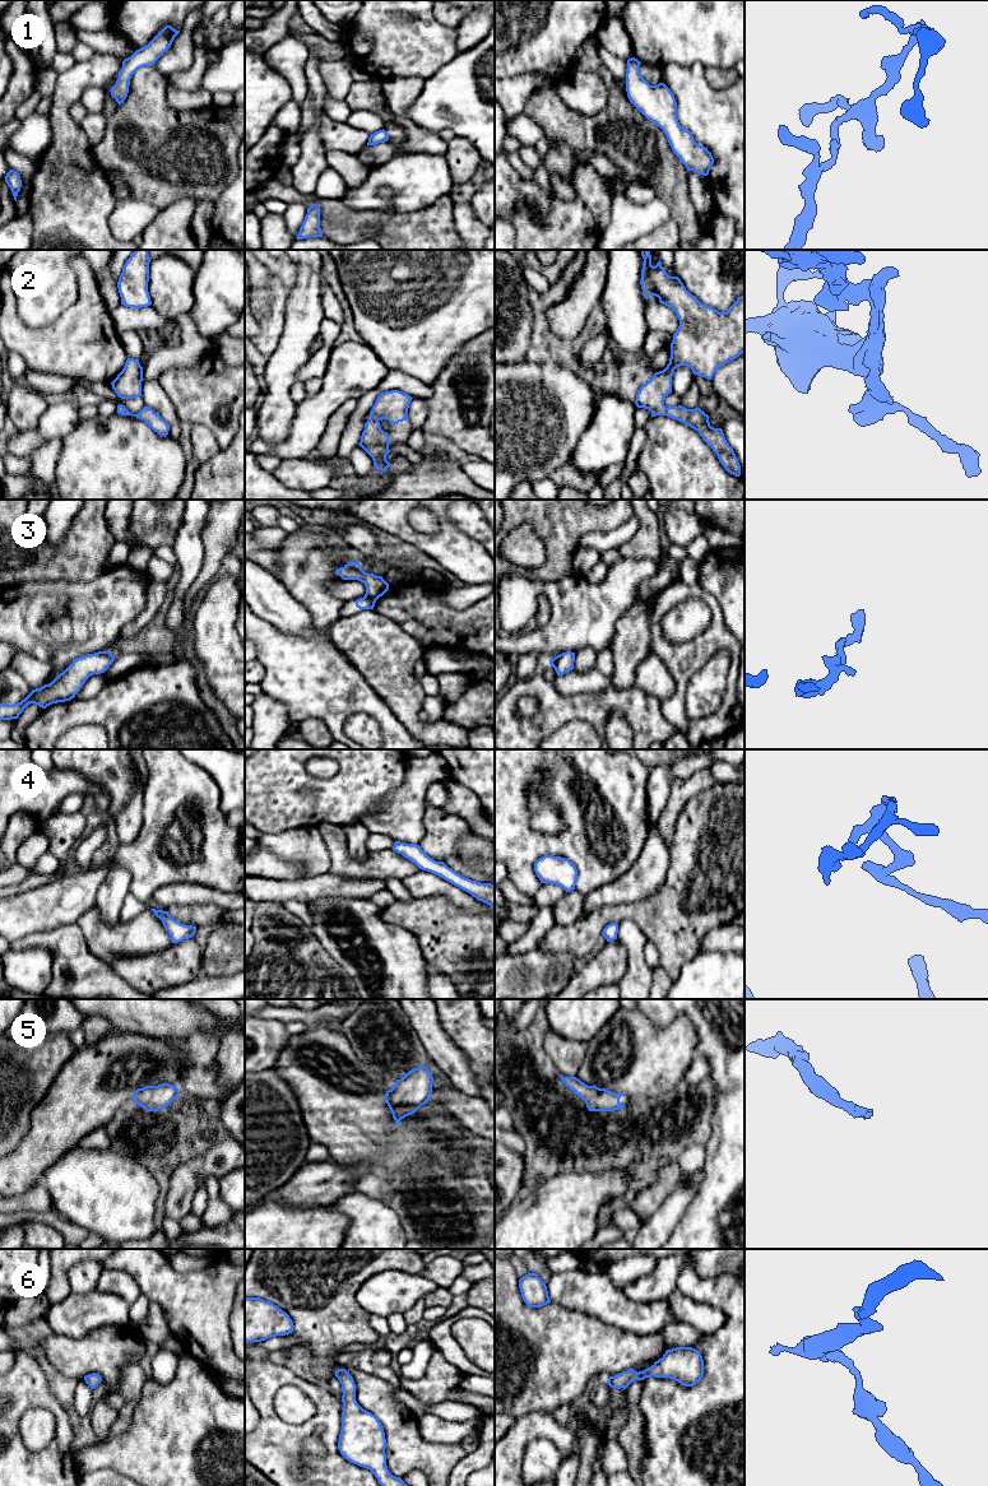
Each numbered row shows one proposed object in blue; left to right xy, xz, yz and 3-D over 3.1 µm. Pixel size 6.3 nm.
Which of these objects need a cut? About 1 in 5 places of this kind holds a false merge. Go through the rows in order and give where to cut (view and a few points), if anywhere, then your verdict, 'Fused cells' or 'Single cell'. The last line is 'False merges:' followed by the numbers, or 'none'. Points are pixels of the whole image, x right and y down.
1: No split. Single cell
2: No split. Single cell
3: No split. Single cell
4: No split. Single cell
5: No split. Single cell
6: No split. Single cell
False merges: none

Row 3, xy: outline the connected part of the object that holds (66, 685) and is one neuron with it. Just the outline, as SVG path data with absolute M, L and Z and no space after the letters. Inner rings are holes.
M98 651L75 659L51 683L32 689L20 702L0 703L0 720L18 719L29 703L46 709L52 703L70 701L91 675L105 673L113 660L115 656L110 651Z

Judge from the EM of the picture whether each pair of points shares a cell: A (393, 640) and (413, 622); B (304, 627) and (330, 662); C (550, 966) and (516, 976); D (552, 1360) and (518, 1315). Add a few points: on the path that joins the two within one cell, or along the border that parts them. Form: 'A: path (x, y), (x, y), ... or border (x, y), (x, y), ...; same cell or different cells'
A: border (379, 613), (395, 621), (425, 649); different cells
B: border (309, 611), (311, 621), (310, 635), (281, 632); different cells
C: path (542, 974), (524, 976); same cell
D: path (542, 1348), (523, 1327); same cell

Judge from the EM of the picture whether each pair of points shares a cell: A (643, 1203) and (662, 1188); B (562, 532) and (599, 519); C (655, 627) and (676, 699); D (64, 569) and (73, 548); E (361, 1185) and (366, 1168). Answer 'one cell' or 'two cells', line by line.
A: one cell
B: one cell
C: one cell
D: one cell
E: two cells

